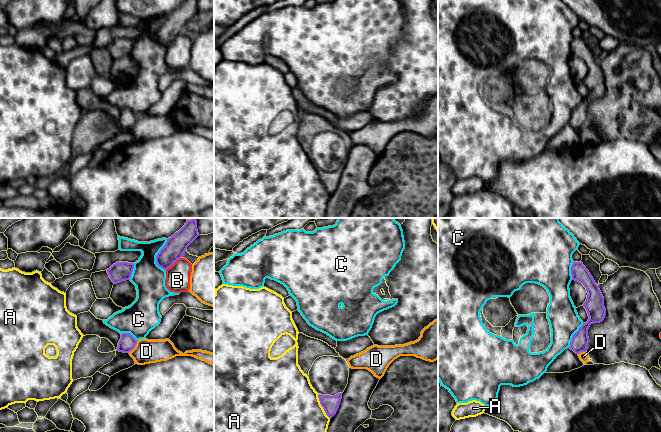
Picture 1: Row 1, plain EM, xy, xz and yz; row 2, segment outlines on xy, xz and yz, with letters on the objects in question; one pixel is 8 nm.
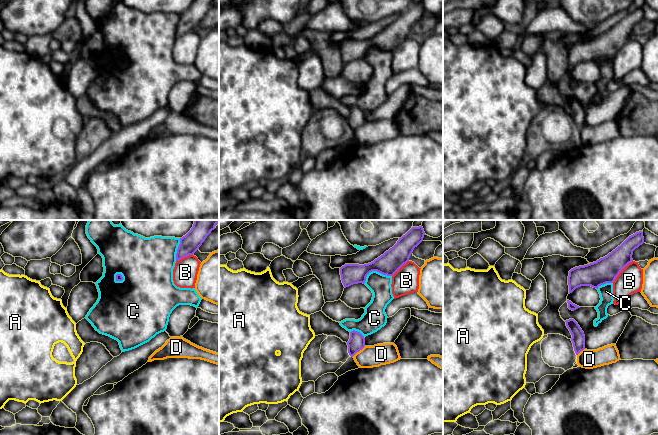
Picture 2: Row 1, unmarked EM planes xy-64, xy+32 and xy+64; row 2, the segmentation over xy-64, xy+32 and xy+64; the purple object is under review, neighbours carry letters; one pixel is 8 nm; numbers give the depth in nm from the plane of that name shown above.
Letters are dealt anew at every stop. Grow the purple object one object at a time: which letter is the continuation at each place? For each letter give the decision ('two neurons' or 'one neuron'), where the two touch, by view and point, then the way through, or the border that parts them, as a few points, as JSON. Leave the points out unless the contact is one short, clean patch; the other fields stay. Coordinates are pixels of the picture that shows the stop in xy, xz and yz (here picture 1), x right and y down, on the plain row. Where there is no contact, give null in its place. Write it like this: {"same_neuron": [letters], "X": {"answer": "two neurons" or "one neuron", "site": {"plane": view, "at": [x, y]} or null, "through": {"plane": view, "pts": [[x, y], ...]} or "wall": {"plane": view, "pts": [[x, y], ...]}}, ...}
{"same_neuron": [], "A": {"answer": "two neurons", "site": {"plane": "xz", "at": [321, 181]}}, "B": {"answer": "two neurons", "site": {"plane": "xy", "at": [173, 39]}}, "C": {"answer": "two neurons", "site": {"plane": "xy", "at": [157, 31]}}, "D": {"answer": "two neurons", "site": {"plane": "xy", "at": [134, 123]}, "wall": {"plane": "xy", "pts": [[137, 117], [136, 121], [128, 128]]}}}

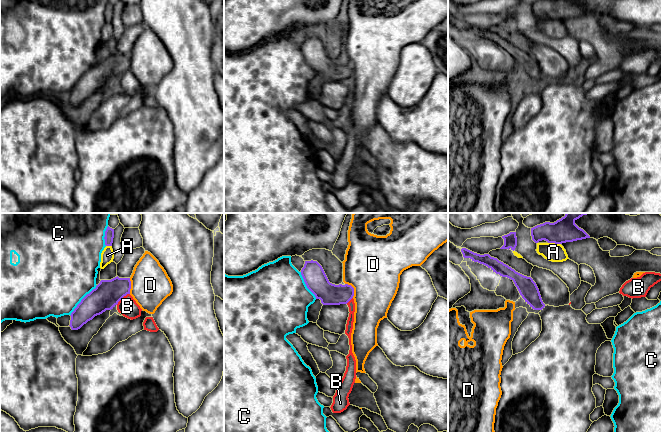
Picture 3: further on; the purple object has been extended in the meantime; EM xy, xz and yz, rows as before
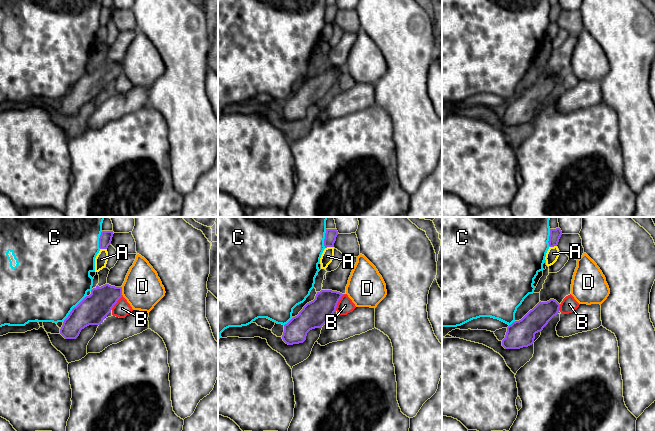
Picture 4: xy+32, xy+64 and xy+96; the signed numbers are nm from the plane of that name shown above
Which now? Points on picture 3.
{"same_neuron": [], "A": {"answer": "two neurons", "site": {"plane": "yz", "at": [554, 18]}, "wall": {"plane": "yz", "pts": [[548, 18], [560, 20]]}}, "B": {"answer": "two neurons", "site": {"plane": "xy", "at": [122, 73]}}, "C": {"answer": "two neurons", "site": {"plane": "xy", "at": [81, 76]}}, "D": {"answer": "two neurons", "site": {"plane": "xz", "at": [353, 65]}, "wall": {"plane": "xz", "pts": [[345, 59], [353, 64], [353, 73]]}}}

